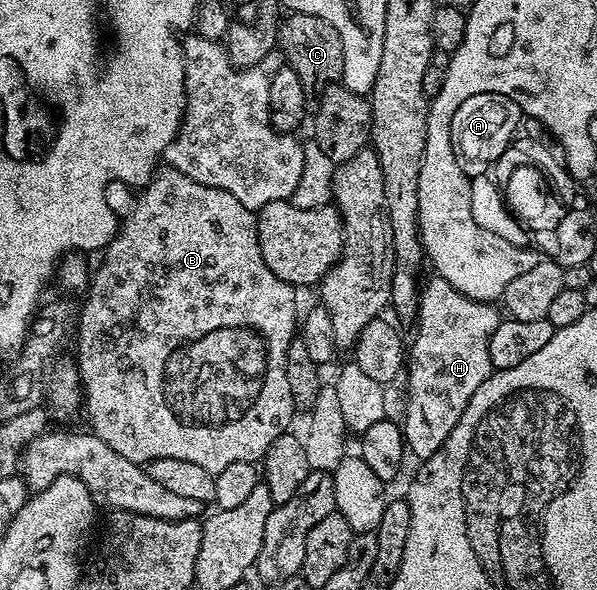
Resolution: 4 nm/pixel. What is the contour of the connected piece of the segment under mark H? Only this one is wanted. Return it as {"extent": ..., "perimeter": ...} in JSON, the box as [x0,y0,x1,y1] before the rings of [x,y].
{"extent":[401,278,501,461],"perimeter":[[[432,278],[422,285],[419,293],[419,314],[415,328],[415,341],[409,344],[409,359],[405,364],[405,380],[407,376],[407,417],[401,420],[405,448],[408,453],[419,456],[420,461],[428,460],[437,454],[439,447],[453,434],[453,426],[465,414],[465,406],[469,406],[469,398],[492,374],[489,358],[489,338],[493,338],[493,330],[497,330],[501,312],[494,303],[485,300],[474,300],[461,294],[449,282]]]}

